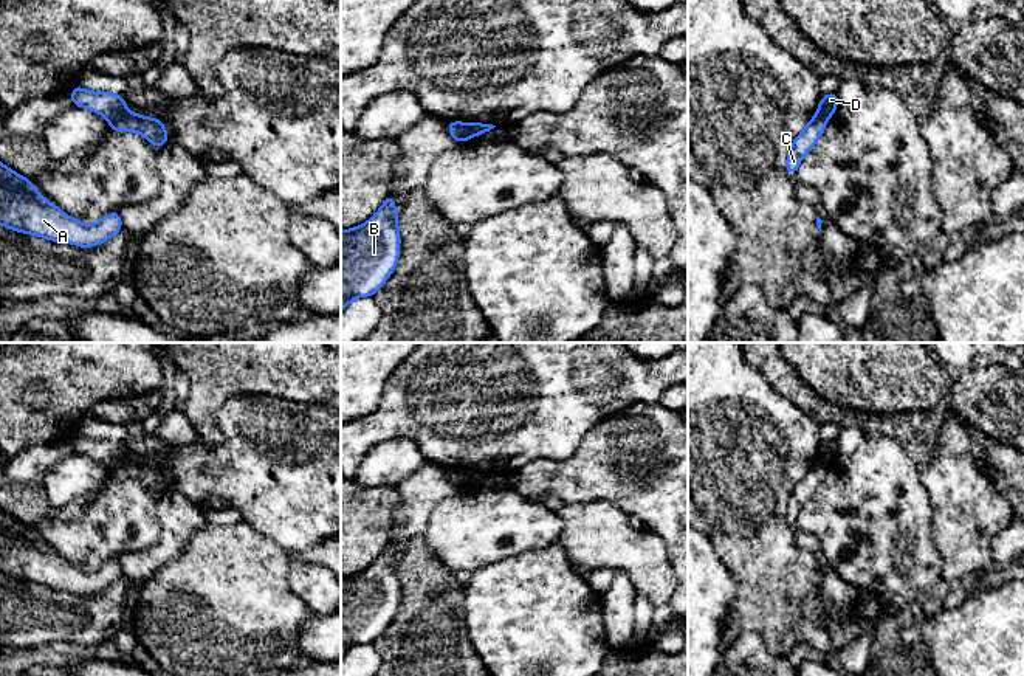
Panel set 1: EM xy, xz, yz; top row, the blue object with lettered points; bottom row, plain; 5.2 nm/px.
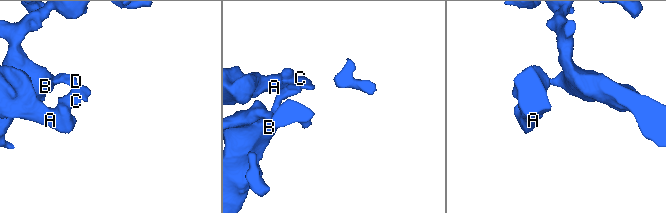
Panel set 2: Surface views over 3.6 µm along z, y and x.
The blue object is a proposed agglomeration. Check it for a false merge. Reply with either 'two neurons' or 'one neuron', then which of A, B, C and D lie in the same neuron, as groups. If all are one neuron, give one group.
two neurons; groups A C / B D

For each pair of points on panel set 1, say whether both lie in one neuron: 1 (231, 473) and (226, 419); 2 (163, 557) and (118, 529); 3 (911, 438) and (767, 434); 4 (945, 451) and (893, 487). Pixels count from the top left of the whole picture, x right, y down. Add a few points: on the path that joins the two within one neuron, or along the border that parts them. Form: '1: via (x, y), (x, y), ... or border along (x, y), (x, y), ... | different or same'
1: via (231, 459), (231, 433) | same
2: border along (158, 512), (160, 540), (127, 555) | different
3: border along (792, 402), (820, 425) | different
4: border along (916, 459), (920, 469), (920, 482), (933, 504) | different

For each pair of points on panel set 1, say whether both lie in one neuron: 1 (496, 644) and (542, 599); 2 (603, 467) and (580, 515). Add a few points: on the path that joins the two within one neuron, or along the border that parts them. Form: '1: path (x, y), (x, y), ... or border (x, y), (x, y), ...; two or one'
1: path (507, 633), (532, 610); one
2: border (563, 503), (611, 501), (623, 510); two

